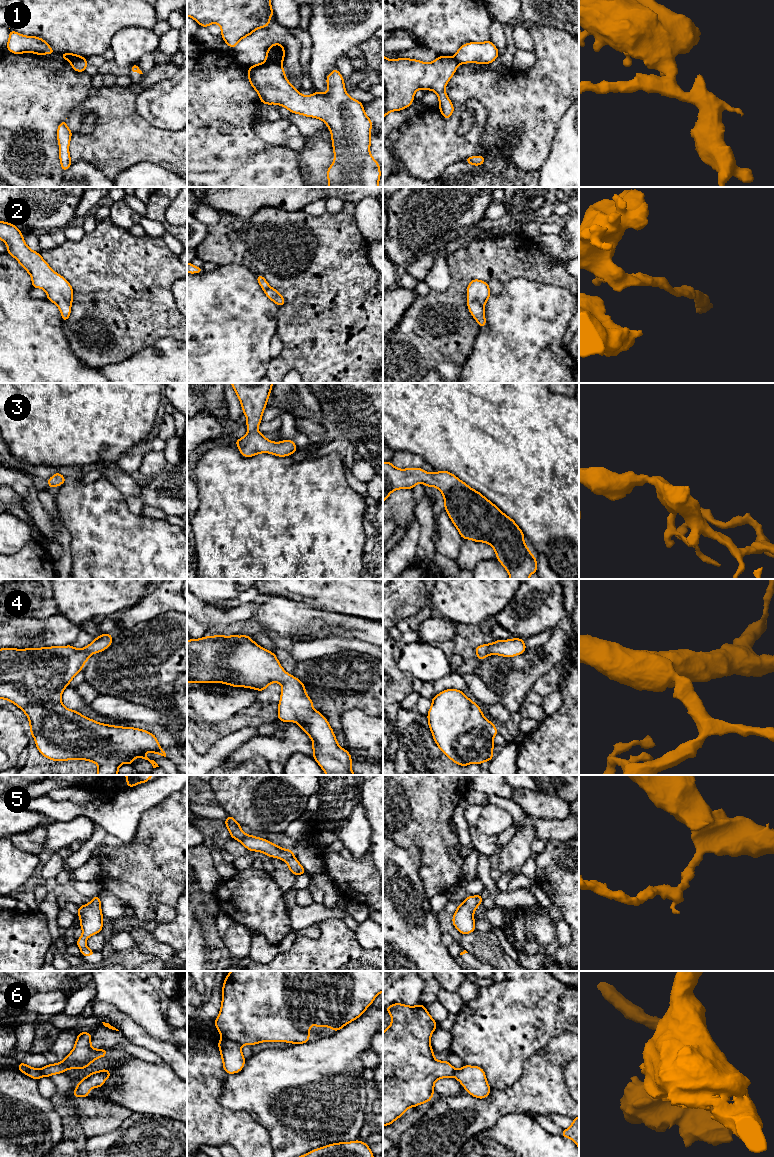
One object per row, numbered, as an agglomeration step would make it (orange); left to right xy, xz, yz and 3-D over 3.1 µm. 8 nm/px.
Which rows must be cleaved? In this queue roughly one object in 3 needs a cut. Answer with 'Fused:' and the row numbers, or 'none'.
Fused: 1, 6

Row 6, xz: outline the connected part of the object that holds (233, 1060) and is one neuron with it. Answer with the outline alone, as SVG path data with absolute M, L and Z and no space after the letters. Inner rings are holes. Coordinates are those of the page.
M222 1037L218 1042L218 1047L222 1057L224 1071L228 1074L238 1073L245 1065L245 1058L242 1054L242 1045Z

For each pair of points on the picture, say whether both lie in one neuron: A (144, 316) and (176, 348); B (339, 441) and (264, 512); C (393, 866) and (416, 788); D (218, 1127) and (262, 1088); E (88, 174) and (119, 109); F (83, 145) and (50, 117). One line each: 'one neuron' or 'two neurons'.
A: two neurons
B: two neurons
C: two neurons
D: two neurons
E: two neurons
F: two neurons

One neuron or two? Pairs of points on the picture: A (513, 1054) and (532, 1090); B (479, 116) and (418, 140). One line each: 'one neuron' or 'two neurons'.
A: two neurons
B: one neuron

